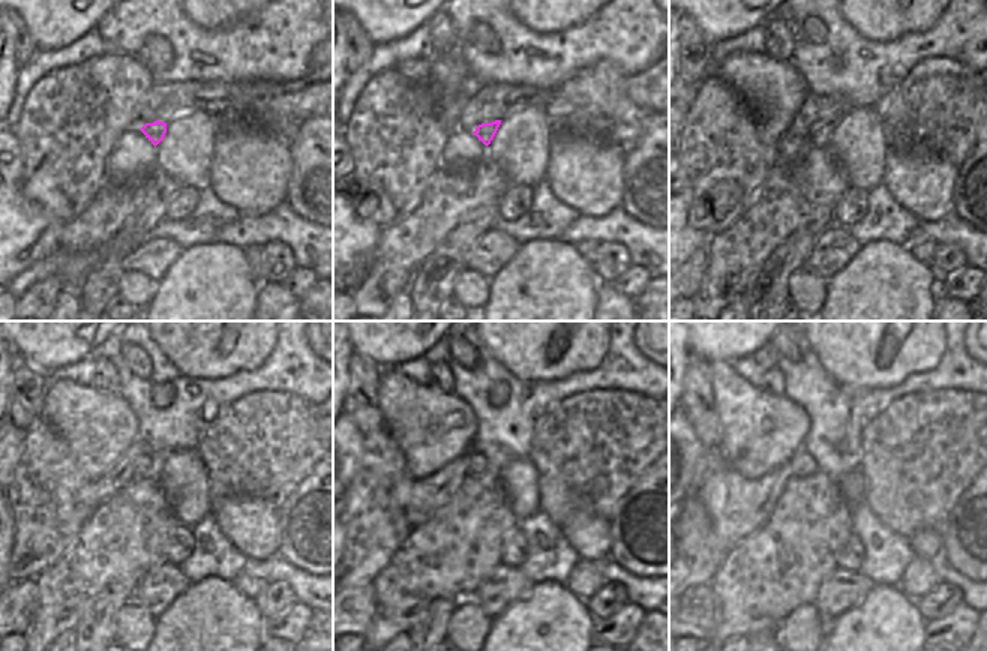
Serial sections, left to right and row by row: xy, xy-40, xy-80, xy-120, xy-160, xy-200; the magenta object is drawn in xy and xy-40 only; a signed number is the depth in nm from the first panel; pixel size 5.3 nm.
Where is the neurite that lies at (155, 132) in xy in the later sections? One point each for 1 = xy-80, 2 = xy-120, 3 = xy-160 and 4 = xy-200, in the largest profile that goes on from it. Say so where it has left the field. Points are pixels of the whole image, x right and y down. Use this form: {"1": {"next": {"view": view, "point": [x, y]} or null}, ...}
{"1": {"next": {"view": "xy-80", "point": [821, 134]}}, "2": {"next": {"view": "xy-120", "point": [147, 467]}}, "3": {"next": {"view": "xy-160", "point": [476, 464]}}, "4": {"next": {"view": "xy-200", "point": [801, 464]}}}

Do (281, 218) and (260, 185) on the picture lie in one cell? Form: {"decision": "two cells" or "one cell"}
{"decision": "two cells"}

